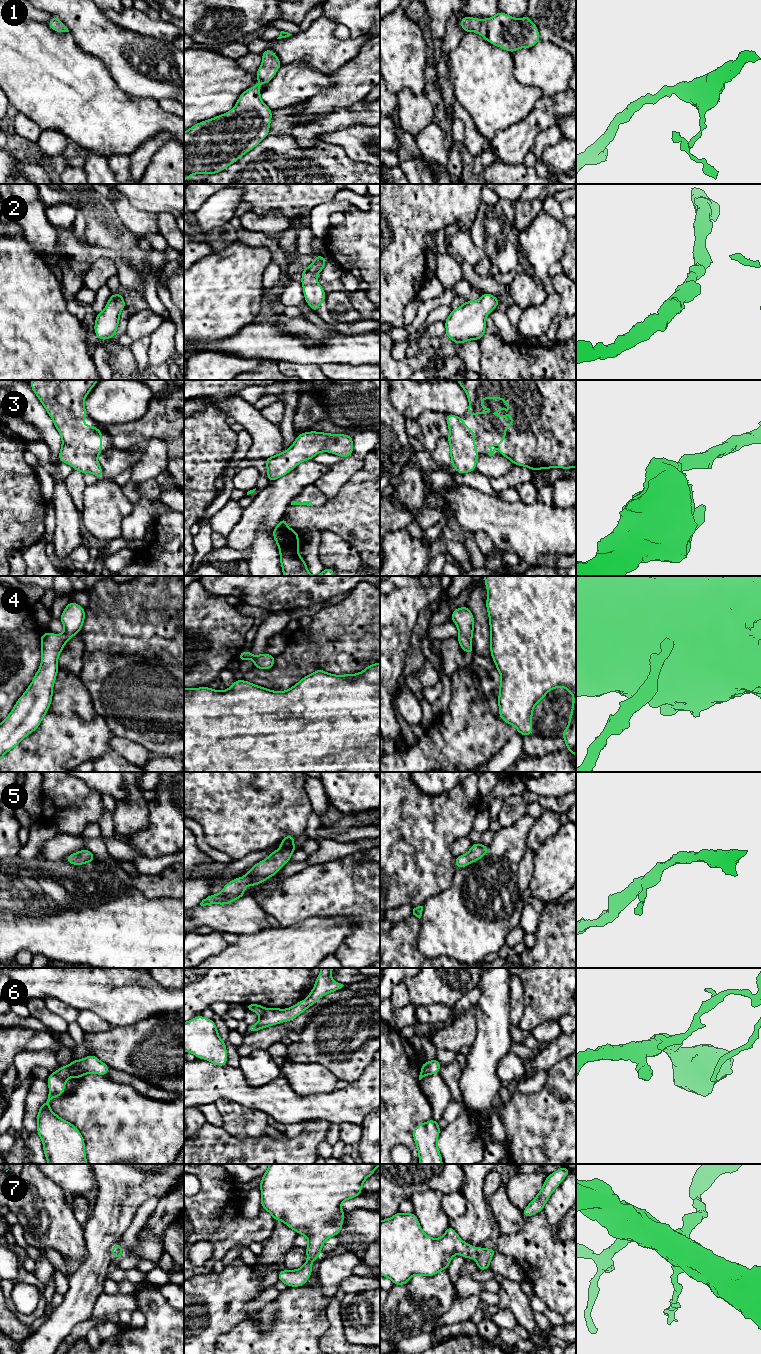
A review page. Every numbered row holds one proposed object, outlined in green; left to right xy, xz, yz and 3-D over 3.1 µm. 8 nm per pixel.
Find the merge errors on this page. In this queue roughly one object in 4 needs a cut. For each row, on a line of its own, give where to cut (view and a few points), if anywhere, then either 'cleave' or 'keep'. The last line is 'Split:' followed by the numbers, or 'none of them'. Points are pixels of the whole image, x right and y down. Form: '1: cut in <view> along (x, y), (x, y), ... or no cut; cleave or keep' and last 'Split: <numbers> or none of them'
1: no cut; keep
2: no cut; keep
3: no cut; keep
4: no cut; keep
5: no cut; keep
6: cut in xy along (67, 1066), (71, 1076); cleave
7: no cut; keep
Split: 6

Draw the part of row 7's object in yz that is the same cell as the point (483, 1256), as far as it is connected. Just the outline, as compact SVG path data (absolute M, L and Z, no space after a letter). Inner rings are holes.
M398 1211L391 1218L380 1221L380 1275L389 1278L396 1285L405 1285L414 1275L431 1277L438 1274L449 1267L455 1254L460 1254L465 1259L474 1257L478 1269L489 1270L491 1259L496 1252L495 1247L475 1248L464 1242L451 1225L442 1237L431 1238L423 1232L414 1212Z

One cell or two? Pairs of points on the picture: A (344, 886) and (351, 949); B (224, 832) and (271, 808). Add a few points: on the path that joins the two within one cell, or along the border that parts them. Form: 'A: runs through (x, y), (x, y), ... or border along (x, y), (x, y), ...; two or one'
A: runs through (360, 902), (361, 933); one
B: runs through (236, 820), (248, 808), (259, 808); one

